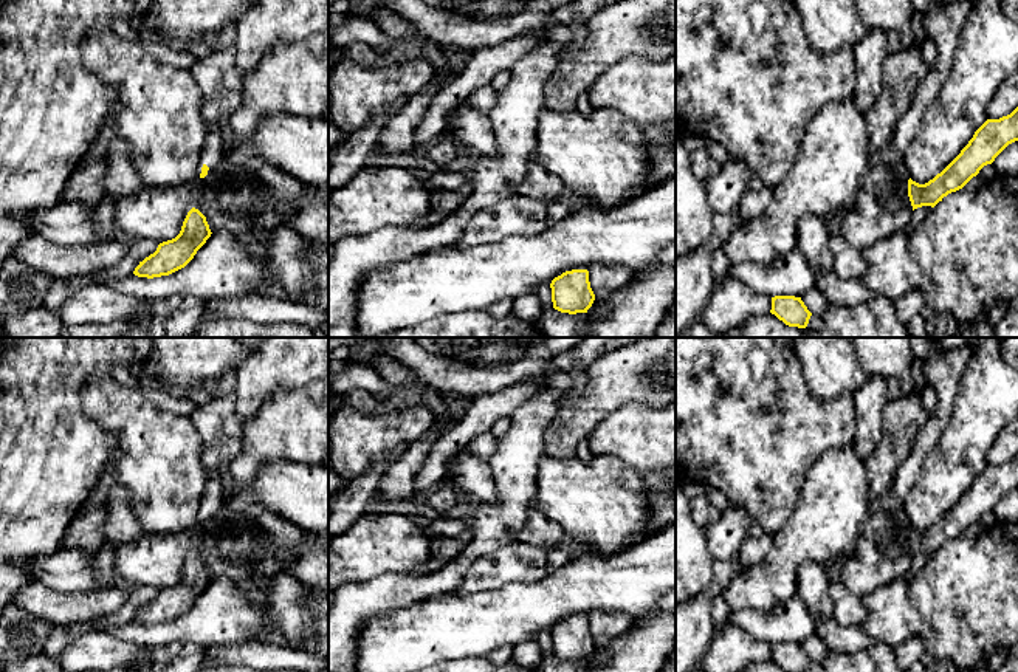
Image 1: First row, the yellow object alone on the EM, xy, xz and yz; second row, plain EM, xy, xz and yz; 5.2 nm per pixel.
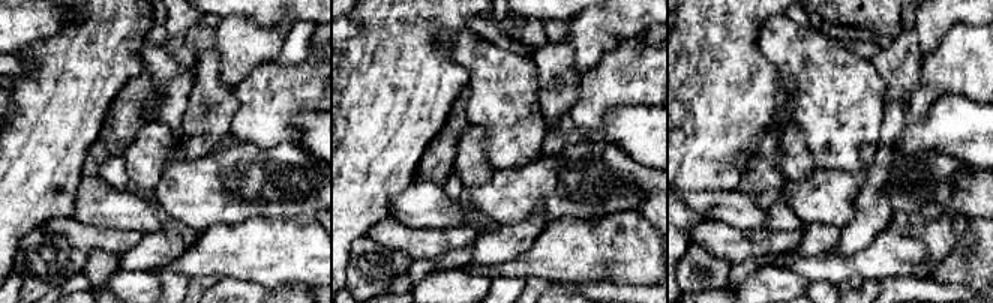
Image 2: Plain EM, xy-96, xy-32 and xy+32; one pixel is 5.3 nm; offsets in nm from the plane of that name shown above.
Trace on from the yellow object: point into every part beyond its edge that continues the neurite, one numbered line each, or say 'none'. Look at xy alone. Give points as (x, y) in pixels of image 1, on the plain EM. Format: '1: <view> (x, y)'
1: xy (211, 499)

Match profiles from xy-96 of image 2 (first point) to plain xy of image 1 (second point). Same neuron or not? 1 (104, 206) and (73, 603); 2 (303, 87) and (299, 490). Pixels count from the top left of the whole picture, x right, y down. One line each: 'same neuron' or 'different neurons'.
1: different neurons
2: different neurons

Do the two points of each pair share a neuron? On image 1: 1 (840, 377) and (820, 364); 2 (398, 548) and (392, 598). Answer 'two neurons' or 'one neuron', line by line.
1: one neuron
2: two neurons

